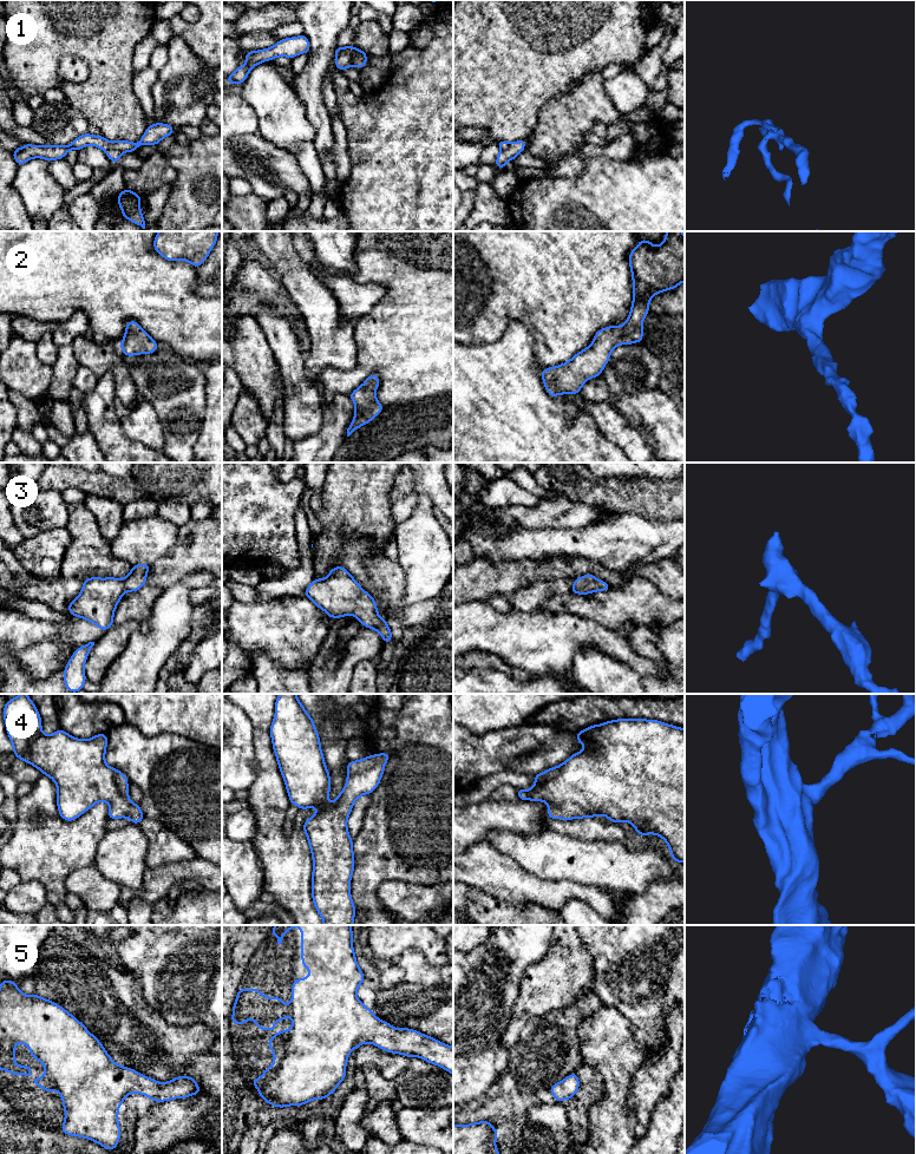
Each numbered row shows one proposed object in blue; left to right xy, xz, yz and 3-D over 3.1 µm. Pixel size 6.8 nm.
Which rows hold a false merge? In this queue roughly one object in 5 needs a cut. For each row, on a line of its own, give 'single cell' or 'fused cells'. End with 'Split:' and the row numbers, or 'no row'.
1: fused cells
2: single cell
3: single cell
4: single cell
5: single cell
Split: 1

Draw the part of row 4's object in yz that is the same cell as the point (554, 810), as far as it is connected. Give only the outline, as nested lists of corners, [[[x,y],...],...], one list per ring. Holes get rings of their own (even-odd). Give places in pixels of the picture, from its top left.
[[[619,719],[607,721],[601,724],[590,726],[576,733],[576,736],[577,742],[581,745],[585,745],[587,747],[581,752],[574,753],[563,763],[535,775],[535,785],[530,789],[517,789],[518,799],[547,802],[549,805],[549,819],[571,820],[582,818],[595,818],[596,815],[606,815],[611,821],[611,824],[627,821],[635,827],[636,833],[641,837],[647,834],[656,834],[662,838],[670,850],[669,855],[678,864],[685,863],[685,729],[673,724],[663,723],[657,720]]]

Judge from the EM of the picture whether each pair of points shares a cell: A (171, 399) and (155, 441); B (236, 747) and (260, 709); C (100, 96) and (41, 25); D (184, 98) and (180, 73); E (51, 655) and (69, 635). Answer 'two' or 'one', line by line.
A: two
B: two
C: one
D: one
E: one

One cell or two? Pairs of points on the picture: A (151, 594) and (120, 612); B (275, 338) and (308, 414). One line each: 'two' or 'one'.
A: one
B: one

